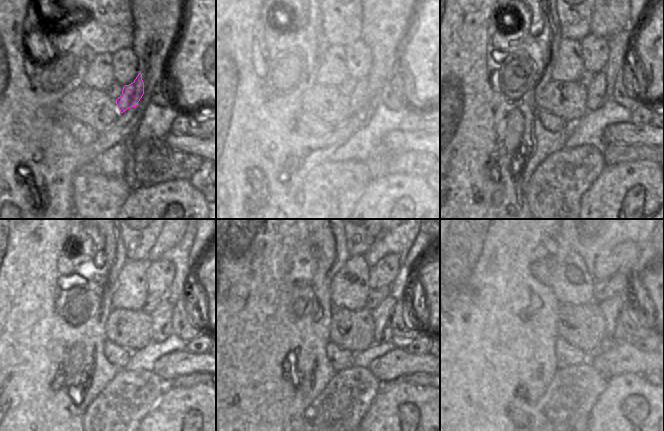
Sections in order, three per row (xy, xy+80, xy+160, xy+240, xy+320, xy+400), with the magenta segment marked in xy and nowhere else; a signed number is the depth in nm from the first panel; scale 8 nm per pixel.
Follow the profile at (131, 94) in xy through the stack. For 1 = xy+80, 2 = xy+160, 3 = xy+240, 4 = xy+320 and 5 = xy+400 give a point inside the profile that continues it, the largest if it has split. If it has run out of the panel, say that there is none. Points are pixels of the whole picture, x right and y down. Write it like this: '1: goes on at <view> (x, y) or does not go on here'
1: goes on at xy+80 (360, 97)
2: goes on at xy+160 (595, 92)
3: goes on at xy+240 (160, 311)
4: goes on at xy+320 (381, 314)
5: goes on at xy+400 (612, 309)

